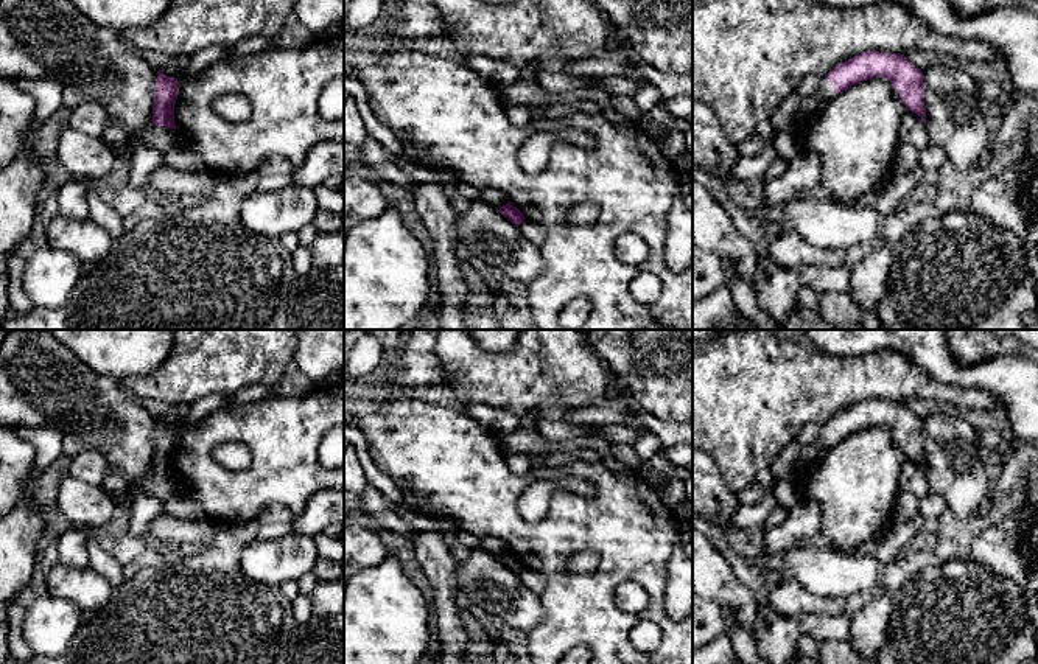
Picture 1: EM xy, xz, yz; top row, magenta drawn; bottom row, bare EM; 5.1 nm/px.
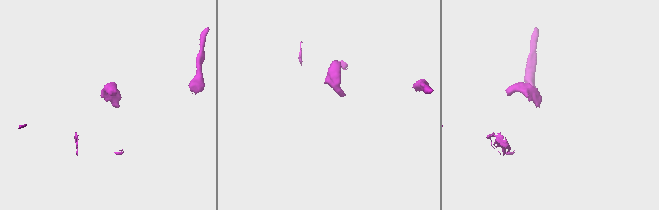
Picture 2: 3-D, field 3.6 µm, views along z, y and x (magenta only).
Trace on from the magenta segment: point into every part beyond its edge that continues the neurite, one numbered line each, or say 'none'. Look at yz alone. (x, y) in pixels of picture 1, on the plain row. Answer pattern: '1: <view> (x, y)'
1: yz (825, 440)

